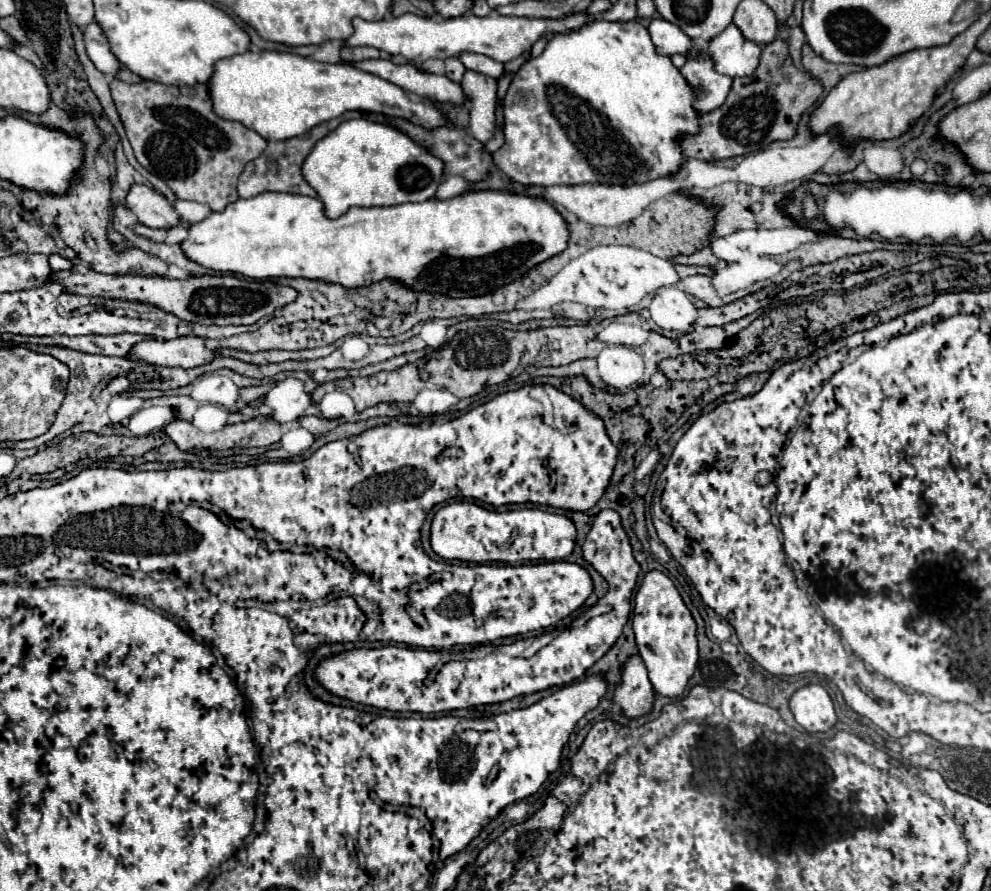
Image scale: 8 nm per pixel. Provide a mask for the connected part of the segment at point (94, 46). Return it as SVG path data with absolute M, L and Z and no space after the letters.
M90 23L88 27L84 27L84 47L86 47L86 53L88 53L90 61L94 63L94 67L98 71L102 71L104 75L114 77L122 69L120 61L112 55L110 45L108 45L106 37L102 35L102 29L98 23Z

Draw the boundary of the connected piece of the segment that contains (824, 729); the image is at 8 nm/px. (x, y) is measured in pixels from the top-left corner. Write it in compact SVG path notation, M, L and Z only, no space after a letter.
M822 685L798 689L790 699L790 709L808 733L828 733L838 721L834 703Z

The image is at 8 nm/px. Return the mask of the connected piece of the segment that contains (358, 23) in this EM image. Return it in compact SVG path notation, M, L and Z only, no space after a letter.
M576 13L568 15L564 19L526 19L526 17L502 17L502 15L488 15L488 17L476 17L476 15L462 15L454 19L432 19L432 17L420 17L420 15L400 15L400 17L388 17L382 21L364 21L354 19L352 27L354 33L344 39L346 47L358 47L368 45L376 47L380 51L386 51L390 55L402 55L412 65L422 65L428 59L446 59L456 57L464 51L486 55L494 61L506 63L518 57L522 51L530 49L536 39L540 39L544 33L568 33L584 23L592 21L594 17L588 13Z

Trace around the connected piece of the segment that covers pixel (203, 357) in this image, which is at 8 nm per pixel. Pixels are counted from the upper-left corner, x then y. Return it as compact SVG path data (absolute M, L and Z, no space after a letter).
M176 337L170 341L160 341L160 339L140 341L128 351L126 359L146 361L160 367L192 369L208 363L212 355L214 351L210 351L204 345L202 337Z

